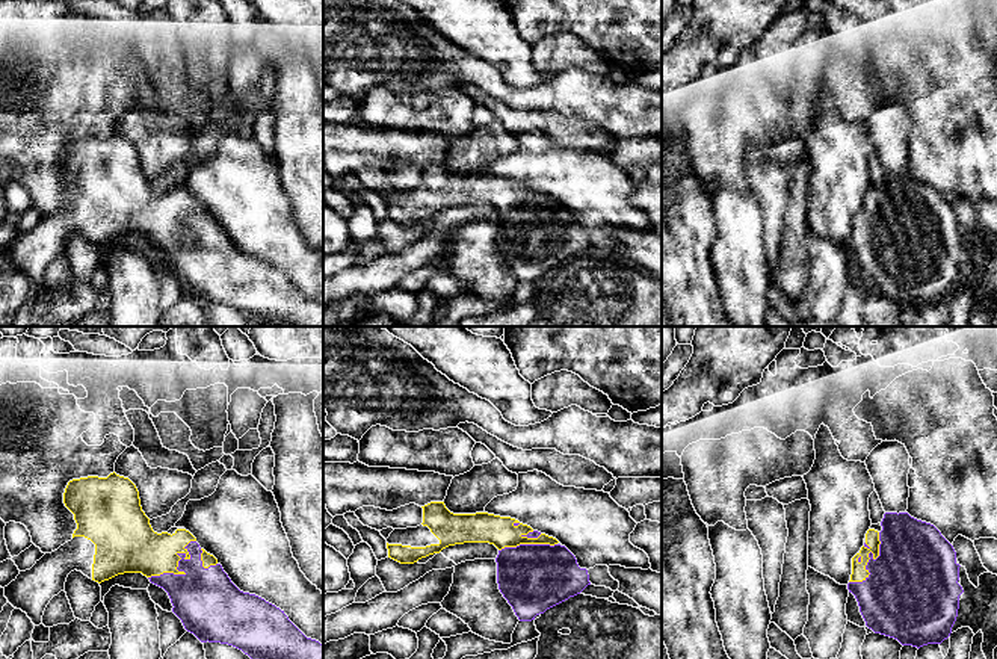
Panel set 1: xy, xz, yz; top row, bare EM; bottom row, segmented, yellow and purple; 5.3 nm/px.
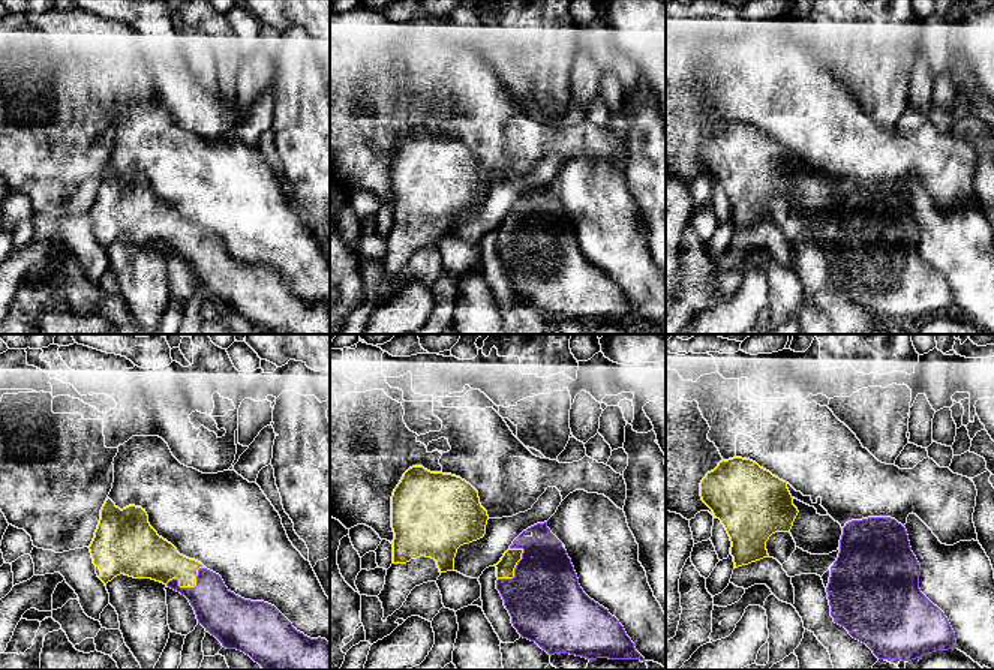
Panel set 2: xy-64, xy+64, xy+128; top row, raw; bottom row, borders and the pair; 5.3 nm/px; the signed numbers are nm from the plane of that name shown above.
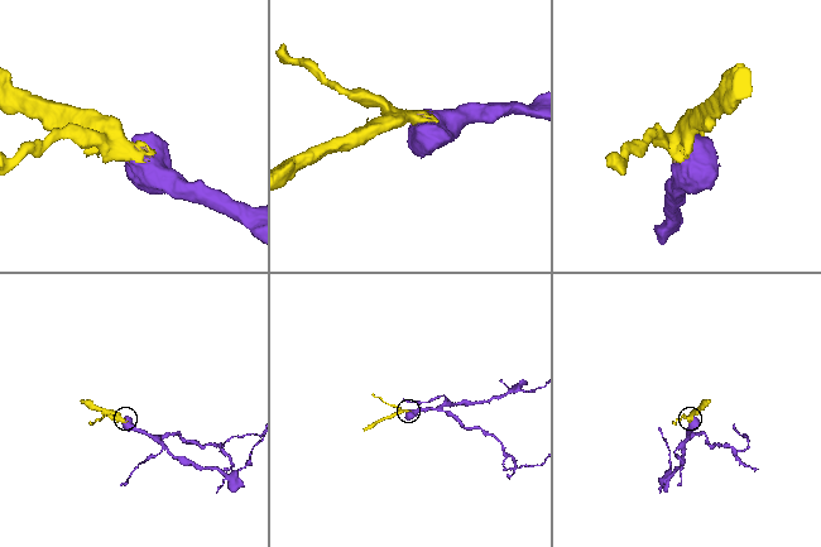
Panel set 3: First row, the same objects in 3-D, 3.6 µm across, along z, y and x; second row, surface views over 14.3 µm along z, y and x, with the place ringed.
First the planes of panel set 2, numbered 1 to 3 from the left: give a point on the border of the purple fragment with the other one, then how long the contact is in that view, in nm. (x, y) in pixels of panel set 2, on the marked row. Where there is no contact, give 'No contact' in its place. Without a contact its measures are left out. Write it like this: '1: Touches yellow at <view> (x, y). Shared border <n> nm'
1: Touches yellow at xy-64 (189, 586). Shared border 240 nm
2: Touches yellow at xy+64 (513, 570). Shared border 220 nm
3: No contact

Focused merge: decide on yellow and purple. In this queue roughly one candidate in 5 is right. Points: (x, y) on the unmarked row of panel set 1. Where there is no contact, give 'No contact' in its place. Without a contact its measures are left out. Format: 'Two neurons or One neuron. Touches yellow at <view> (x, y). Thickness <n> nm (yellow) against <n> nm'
One neuron. Touches yellow at xy (175, 230). Thickness 280 nm (yellow) against 340 nm

